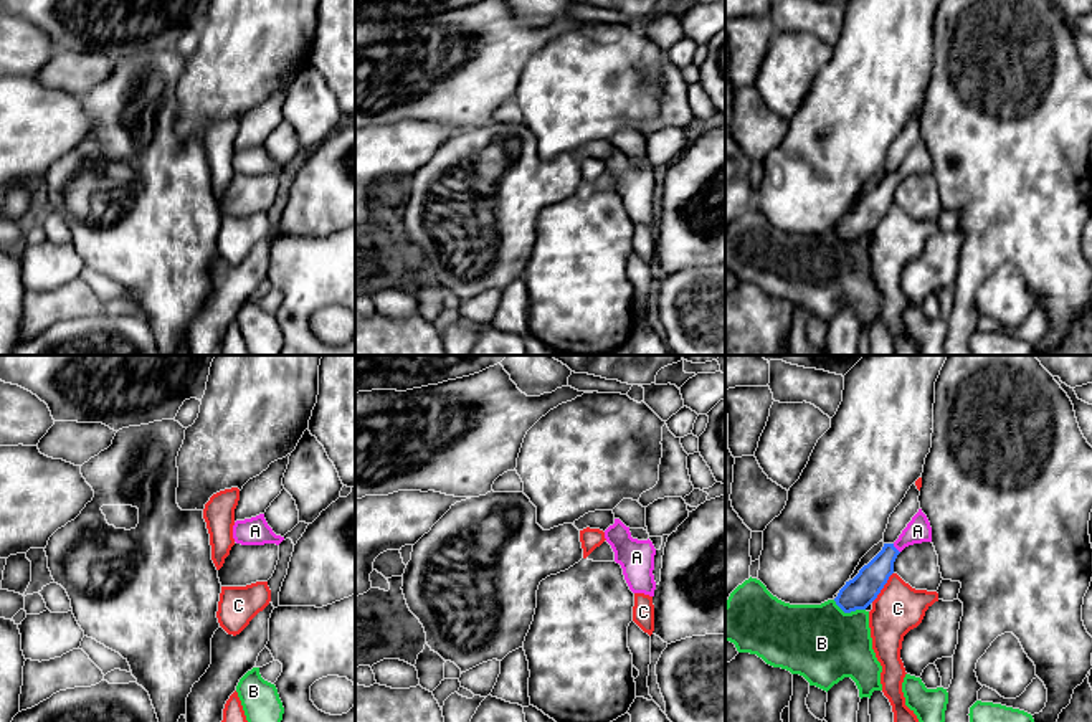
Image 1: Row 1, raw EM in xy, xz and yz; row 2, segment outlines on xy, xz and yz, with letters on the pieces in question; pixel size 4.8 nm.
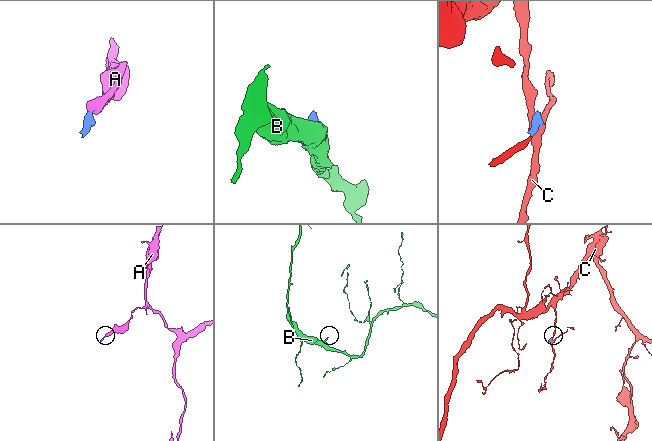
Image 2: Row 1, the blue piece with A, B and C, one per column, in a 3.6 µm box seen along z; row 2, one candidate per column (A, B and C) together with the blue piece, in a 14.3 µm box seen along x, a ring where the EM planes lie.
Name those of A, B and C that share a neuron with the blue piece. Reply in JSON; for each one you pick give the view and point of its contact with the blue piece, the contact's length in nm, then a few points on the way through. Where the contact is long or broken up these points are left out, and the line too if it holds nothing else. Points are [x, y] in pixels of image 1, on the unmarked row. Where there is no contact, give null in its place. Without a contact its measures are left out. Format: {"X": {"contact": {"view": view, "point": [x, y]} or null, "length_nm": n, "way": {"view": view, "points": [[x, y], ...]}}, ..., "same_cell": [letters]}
{"A": {"contact": {"view": "yz", "point": [896, 179]}, "length_nm": 60, "way": {"view": "yz", "points": [[866, 215], [896, 179], [917, 161]]}}, "same_cell": ["A"]}

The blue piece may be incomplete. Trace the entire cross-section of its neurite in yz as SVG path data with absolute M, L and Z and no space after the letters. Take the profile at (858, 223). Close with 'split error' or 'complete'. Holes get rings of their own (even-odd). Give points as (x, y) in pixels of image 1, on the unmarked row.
M919 139L899 169L894 173L884 173L882 180L852 210L846 211L834 228L836 235L844 243L866 240L894 203L897 185L905 177L922 172L932 172L932 157L927 145Z; split error

